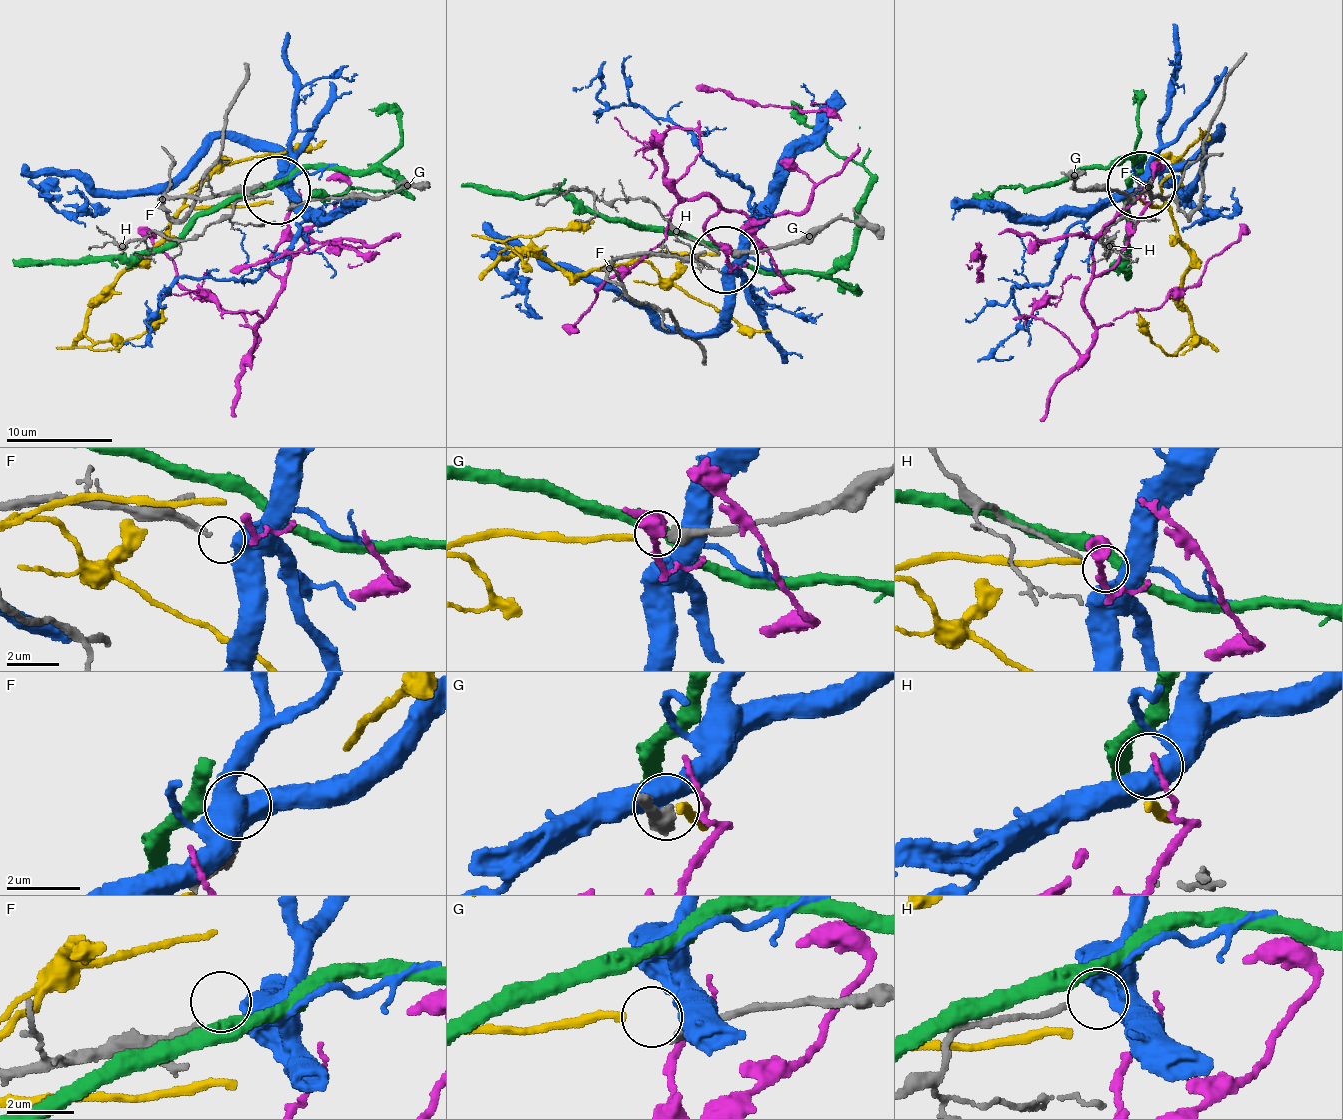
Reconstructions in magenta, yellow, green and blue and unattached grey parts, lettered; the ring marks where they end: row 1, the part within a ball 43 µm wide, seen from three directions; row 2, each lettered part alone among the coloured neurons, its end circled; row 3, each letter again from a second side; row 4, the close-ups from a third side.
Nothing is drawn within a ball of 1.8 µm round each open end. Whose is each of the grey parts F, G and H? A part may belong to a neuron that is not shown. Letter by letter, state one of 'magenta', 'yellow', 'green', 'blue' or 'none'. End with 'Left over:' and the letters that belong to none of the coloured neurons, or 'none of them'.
F: none
G: yellow
H: blue
Left over: F

